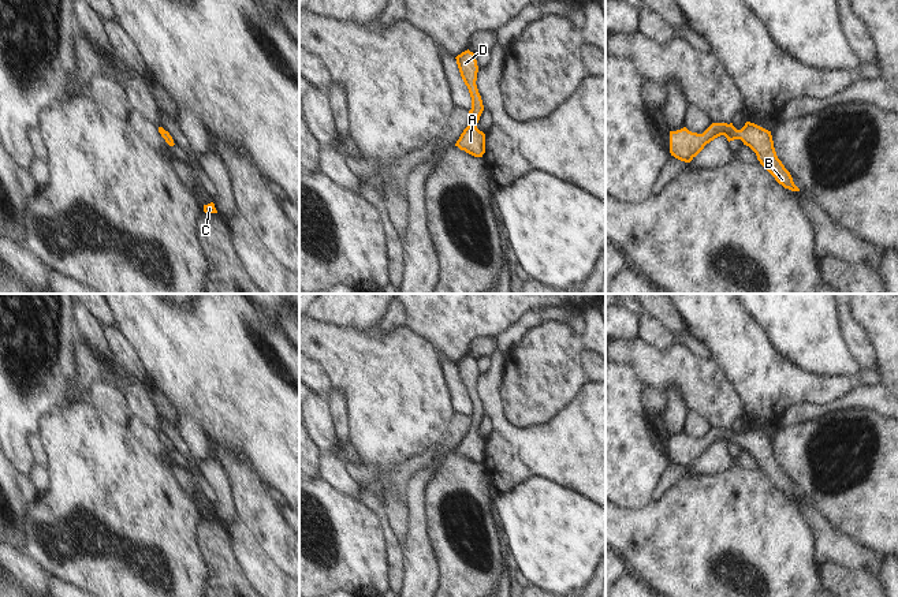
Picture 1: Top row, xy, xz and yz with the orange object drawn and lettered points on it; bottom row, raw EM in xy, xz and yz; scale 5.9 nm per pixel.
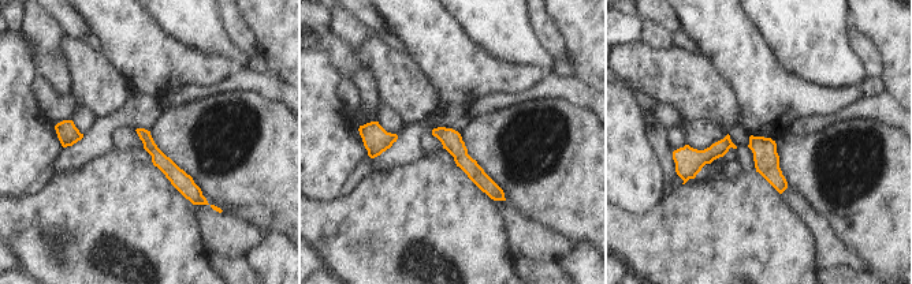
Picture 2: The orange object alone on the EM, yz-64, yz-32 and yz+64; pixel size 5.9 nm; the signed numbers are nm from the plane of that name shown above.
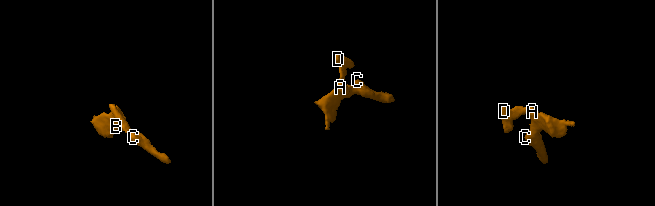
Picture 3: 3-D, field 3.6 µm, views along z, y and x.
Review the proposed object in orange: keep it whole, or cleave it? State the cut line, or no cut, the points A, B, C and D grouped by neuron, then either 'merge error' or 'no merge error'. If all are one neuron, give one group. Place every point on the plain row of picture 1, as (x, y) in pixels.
no cut; A B C D; no merge error

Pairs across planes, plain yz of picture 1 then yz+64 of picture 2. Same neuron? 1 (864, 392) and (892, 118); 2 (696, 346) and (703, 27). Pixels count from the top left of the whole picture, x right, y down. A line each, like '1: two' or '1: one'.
1: one
2: two

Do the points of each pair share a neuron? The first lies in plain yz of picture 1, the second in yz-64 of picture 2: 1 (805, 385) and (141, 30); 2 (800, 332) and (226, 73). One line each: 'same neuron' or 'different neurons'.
1: same neuron
2: different neurons

